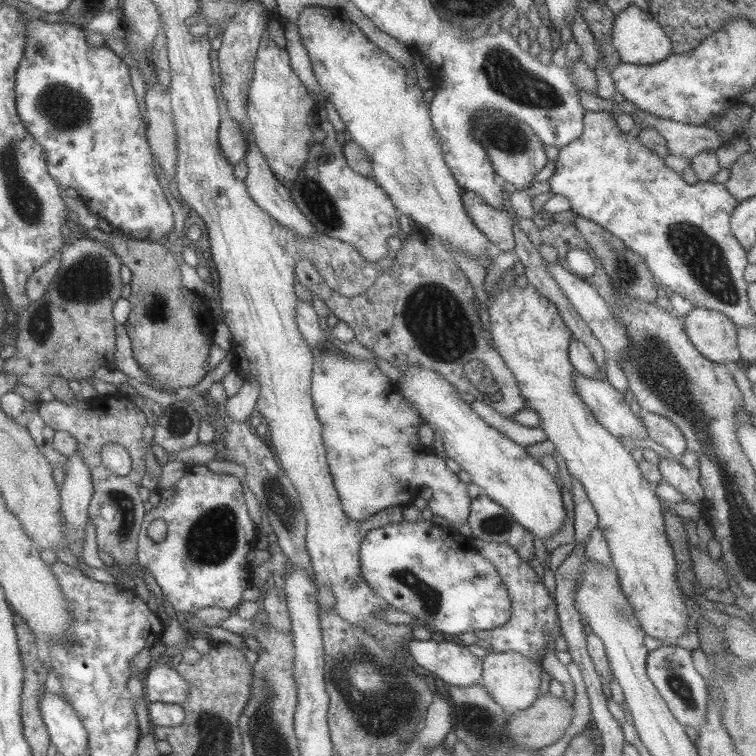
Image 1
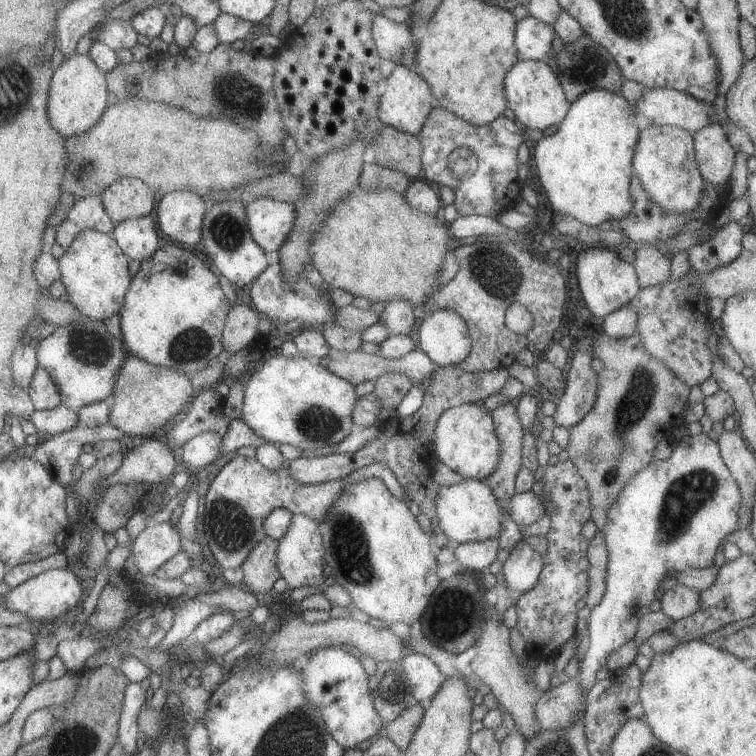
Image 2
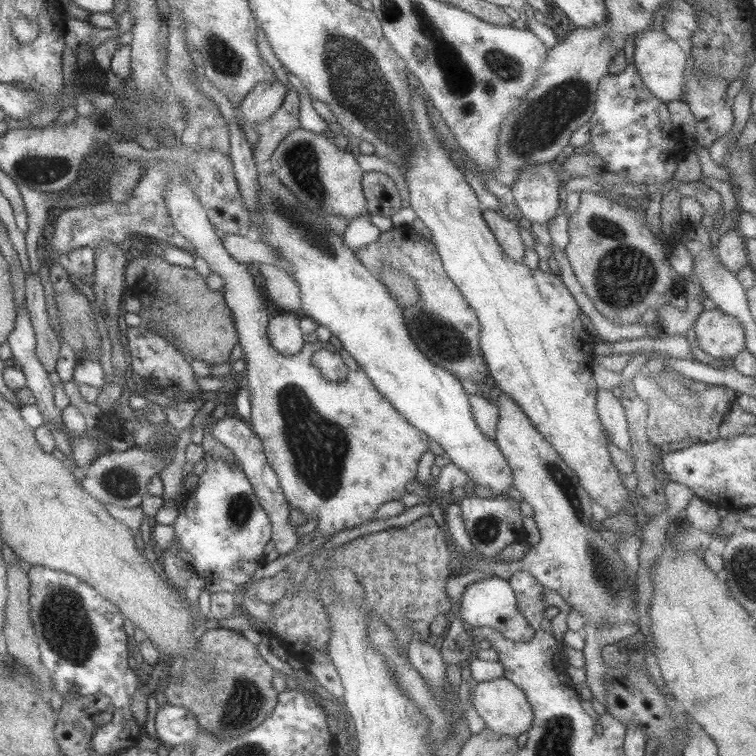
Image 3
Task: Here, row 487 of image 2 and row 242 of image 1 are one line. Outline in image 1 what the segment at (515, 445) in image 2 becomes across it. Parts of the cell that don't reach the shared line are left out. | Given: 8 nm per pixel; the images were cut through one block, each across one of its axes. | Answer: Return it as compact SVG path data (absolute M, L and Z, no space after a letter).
M462 190L461 201L467 217L487 238L494 251L509 252L514 250L513 224L519 218L511 214L496 210L486 204L477 194L469 190Z

